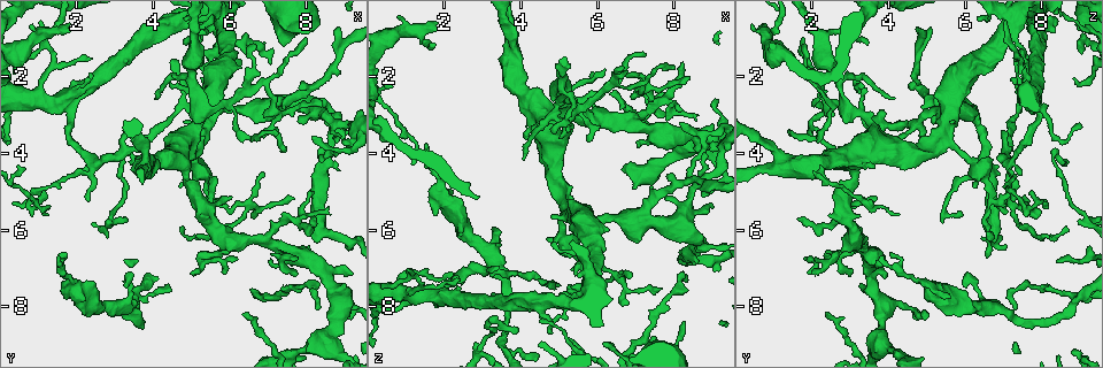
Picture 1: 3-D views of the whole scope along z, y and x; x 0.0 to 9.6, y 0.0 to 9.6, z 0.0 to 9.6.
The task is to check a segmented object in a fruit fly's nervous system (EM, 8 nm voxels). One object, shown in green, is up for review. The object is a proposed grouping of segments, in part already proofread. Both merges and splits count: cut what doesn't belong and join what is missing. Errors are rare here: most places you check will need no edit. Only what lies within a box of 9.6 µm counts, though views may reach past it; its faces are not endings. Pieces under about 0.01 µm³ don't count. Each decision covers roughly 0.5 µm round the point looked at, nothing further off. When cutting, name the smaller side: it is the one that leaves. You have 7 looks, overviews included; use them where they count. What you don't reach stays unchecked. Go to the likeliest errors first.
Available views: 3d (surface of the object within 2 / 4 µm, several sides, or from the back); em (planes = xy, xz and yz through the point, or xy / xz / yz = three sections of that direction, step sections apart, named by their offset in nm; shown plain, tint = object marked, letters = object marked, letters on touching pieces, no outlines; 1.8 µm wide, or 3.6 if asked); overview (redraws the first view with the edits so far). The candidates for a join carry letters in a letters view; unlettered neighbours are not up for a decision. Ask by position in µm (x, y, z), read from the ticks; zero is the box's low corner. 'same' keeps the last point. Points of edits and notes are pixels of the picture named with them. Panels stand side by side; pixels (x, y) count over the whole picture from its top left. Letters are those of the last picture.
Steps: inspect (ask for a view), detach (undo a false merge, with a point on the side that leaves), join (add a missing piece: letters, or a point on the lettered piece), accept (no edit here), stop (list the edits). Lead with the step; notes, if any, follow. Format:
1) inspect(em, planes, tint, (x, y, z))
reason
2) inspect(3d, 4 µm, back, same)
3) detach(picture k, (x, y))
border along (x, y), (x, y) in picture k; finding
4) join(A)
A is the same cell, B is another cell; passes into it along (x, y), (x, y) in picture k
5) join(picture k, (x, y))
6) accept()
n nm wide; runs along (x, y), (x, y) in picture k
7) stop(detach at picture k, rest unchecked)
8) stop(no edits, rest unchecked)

inspect(em, 3.6 µm, xy, step 16, tint, (2.40, 4.15, 7.25))
sharp bend

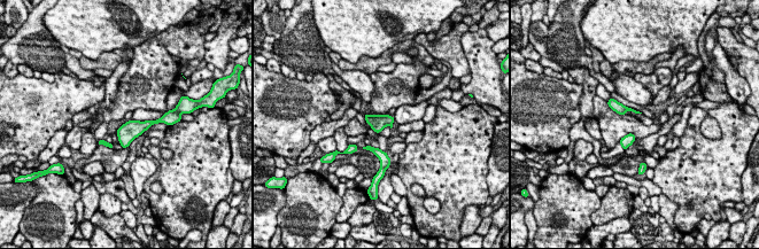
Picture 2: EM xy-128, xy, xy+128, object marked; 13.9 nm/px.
inspect(em, 3.6 µm, planes, letters, same)

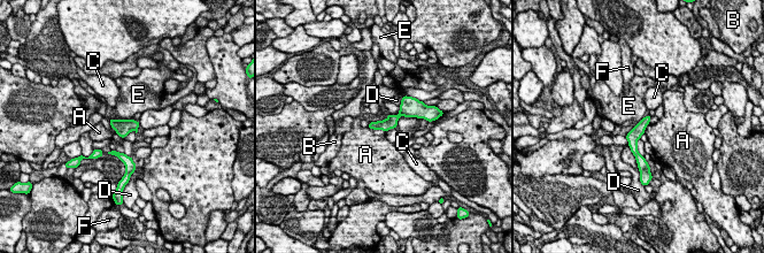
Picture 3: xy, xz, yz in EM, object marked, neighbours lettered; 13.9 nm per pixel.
accept()
E touches over 340 nm; A, B, C, D, E and F are other cells; runs along (404, 100), (388, 123), (371, 125) in picture 3; all the same neuron

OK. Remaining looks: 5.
inspect(3d, 4 µm, (3.85, 4.20, 1.30))
small branch off a trunk

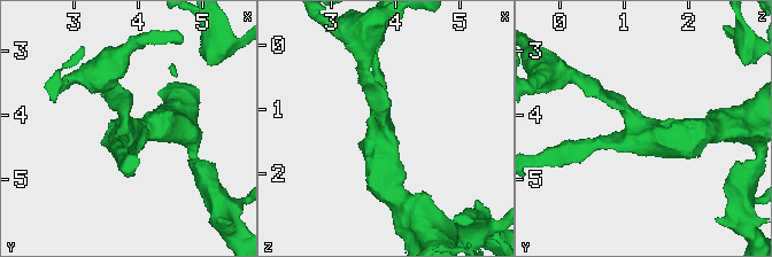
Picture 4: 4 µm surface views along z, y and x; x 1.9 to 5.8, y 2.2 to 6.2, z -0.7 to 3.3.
inspect(em, planes, letters, (3.80, 4.25, 1.25))
3 arms; need the tissue

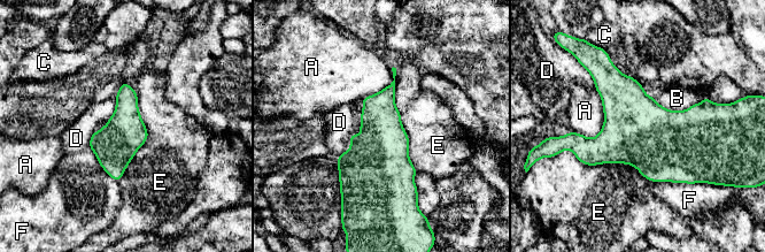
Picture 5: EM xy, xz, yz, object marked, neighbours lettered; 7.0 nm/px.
accept()
A, B, C, D, E and F are other cells; border along (115, 97), (115, 111), (108, 120) in picture 5; continuous, no second neuron

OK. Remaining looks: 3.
inspect(em, planes, letters, (3.35, 7.45, 6.05))
thin end

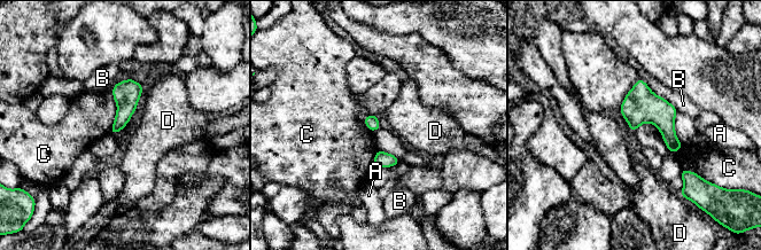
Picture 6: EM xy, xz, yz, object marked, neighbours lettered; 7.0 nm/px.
accept()
100 nm wide; A, B, C and D are other cells; border along (130, 78), (113, 87), (109, 132) in picture 6; none of them fits

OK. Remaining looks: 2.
stop(no edits, rest unchecked)

